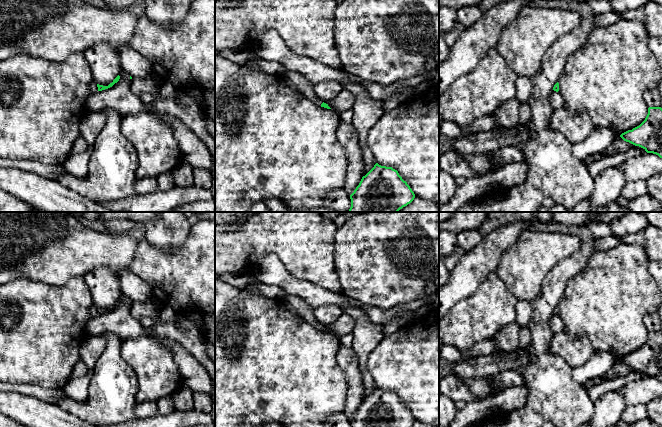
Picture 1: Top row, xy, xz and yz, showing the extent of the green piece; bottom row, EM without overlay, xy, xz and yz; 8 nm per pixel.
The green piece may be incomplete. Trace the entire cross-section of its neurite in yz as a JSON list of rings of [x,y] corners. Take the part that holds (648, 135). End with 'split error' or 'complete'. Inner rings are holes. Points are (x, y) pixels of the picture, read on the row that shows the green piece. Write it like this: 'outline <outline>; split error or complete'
outline [[[649,107],[645,120],[620,137],[635,146],[643,148],[647,153],[653,153],[662,158],[662,108]]]; complete

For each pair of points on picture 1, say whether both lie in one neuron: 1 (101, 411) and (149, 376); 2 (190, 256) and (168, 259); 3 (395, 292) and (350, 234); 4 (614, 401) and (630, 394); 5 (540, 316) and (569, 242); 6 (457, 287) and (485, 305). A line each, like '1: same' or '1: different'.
1: different
2: same
3: same
4: different
5: different
6: different

